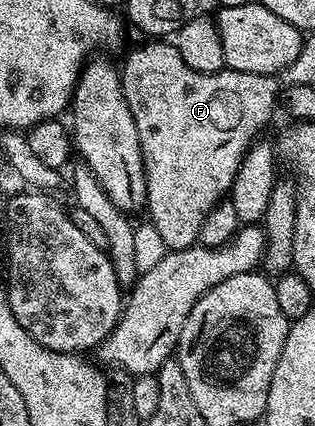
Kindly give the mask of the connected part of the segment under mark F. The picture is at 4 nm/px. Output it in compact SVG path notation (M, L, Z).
M147 40L144 46L139 46L136 50L131 50L127 54L127 59L124 62L121 62L121 77L123 79L123 91L125 92L125 104L129 104L129 112L133 112L133 124L137 128L137 136L139 137L139 143L141 144L141 156L143 157L143 171L145 172L145 180L147 181L147 204L145 207L146 213L151 213L149 215L149 220L154 226L157 228L158 234L163 237L165 240L165 244L167 245L168 251L173 250L184 250L185 248L189 248L190 246L196 245L199 240L199 233L201 232L201 224L205 220L205 216L209 216L209 212L213 207L215 207L218 202L224 201L231 193L231 185L233 184L233 180L237 176L237 168L241 168L241 160L247 154L248 148L251 147L251 143L256 141L260 137L259 134L263 129L267 126L267 121L271 118L271 113L275 110L275 102L277 106L277 99L281 94L281 85L279 86L279 78L274 74L254 74L253 72L241 72L240 70L228 70L226 68L219 70L215 74L206 74L205 72L193 72L193 68L189 68L187 64L185 64L185 60L181 60L181 52L177 52L177 48L167 40Z

